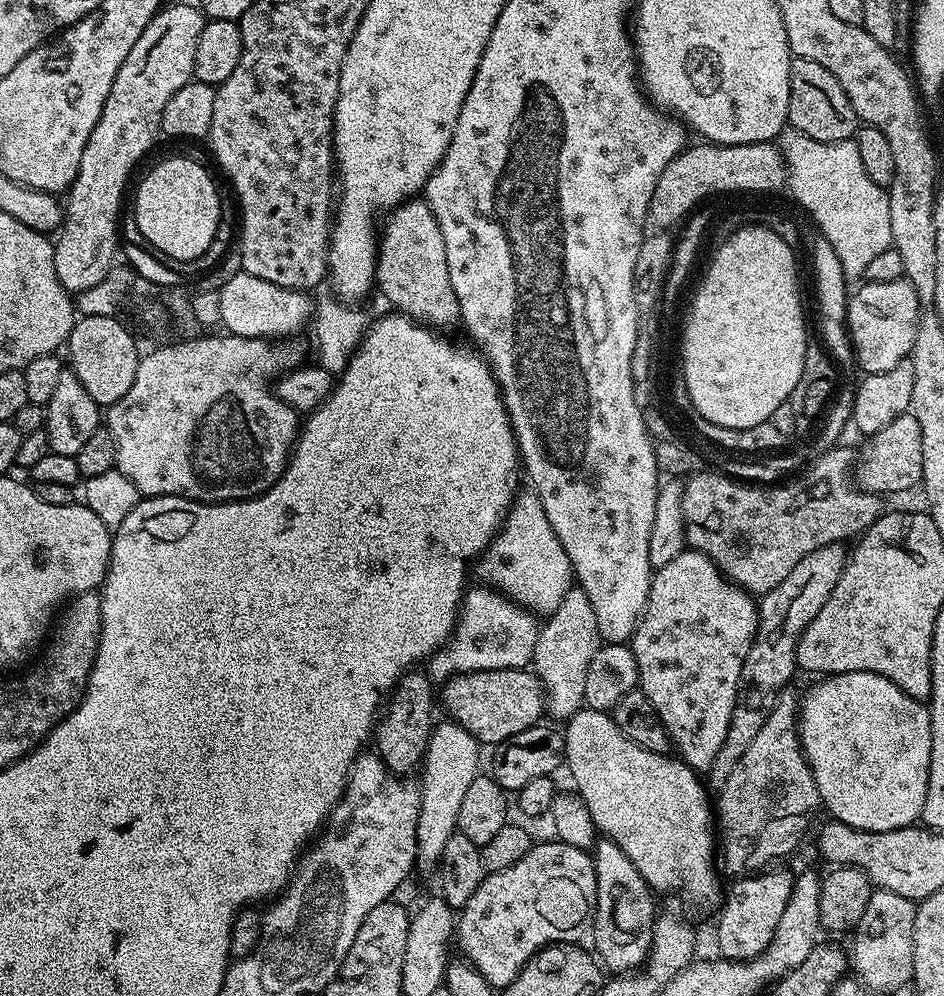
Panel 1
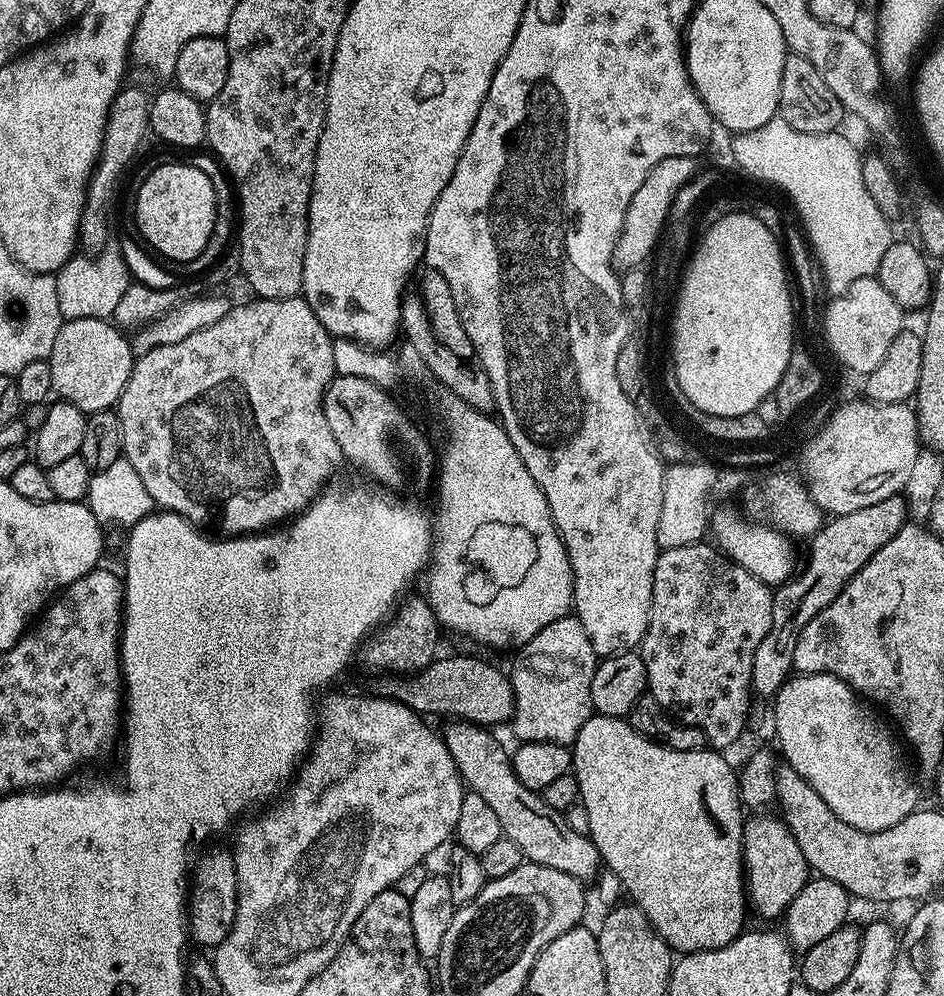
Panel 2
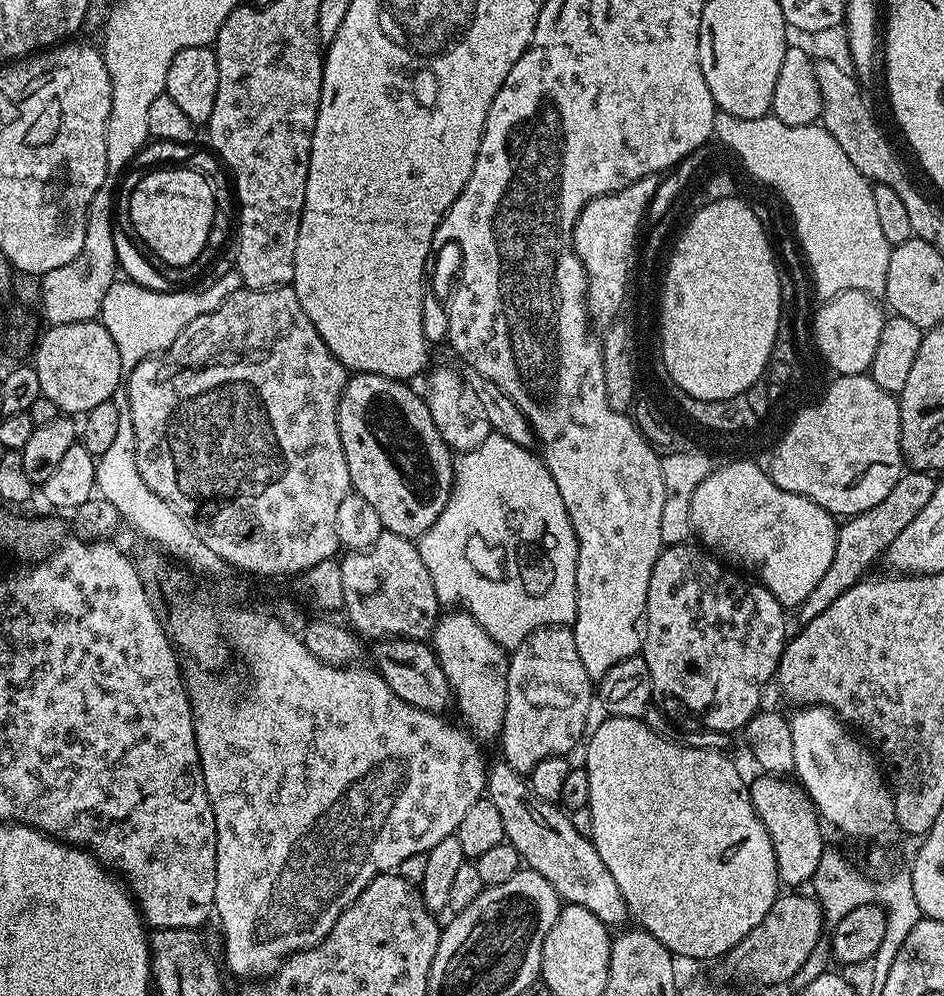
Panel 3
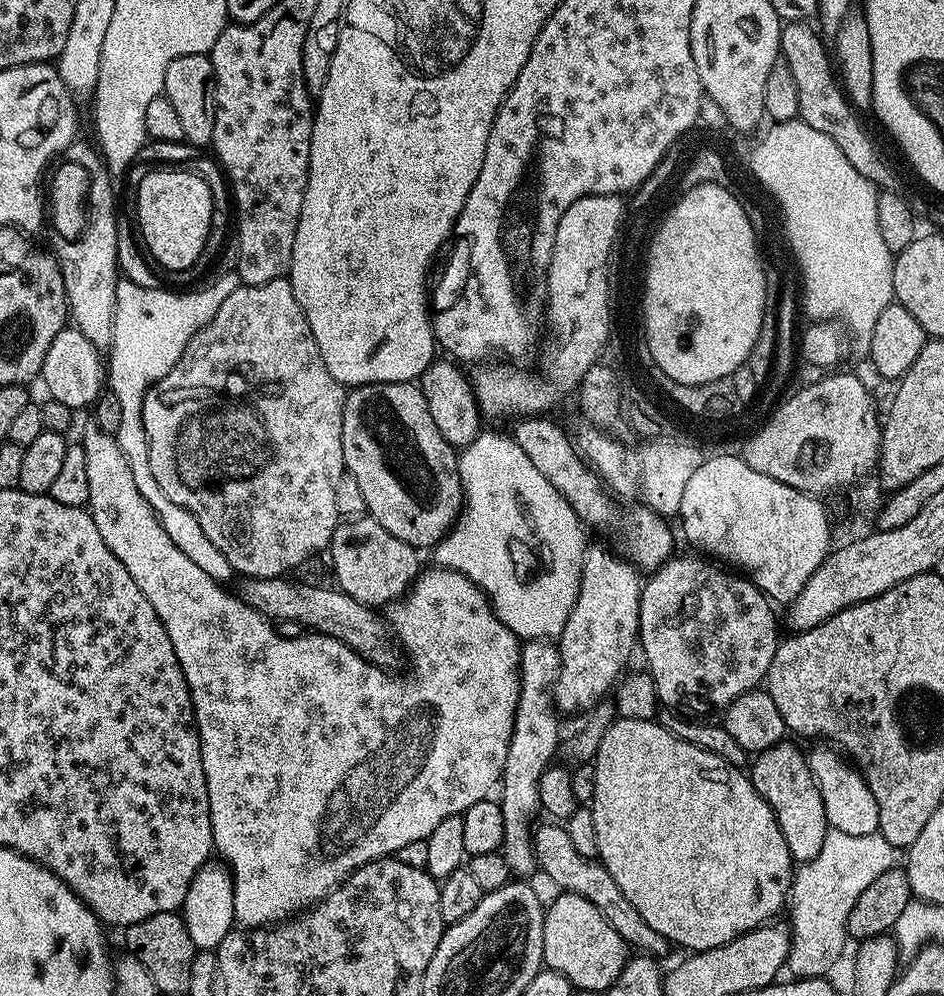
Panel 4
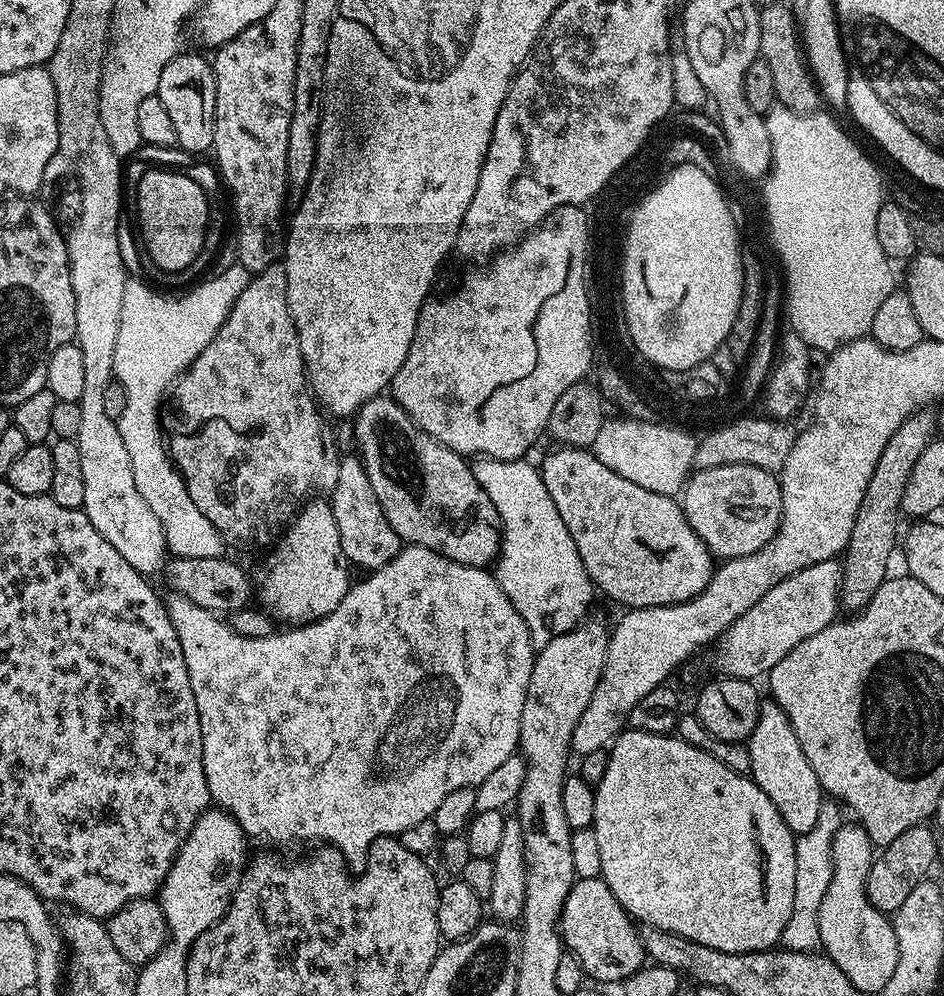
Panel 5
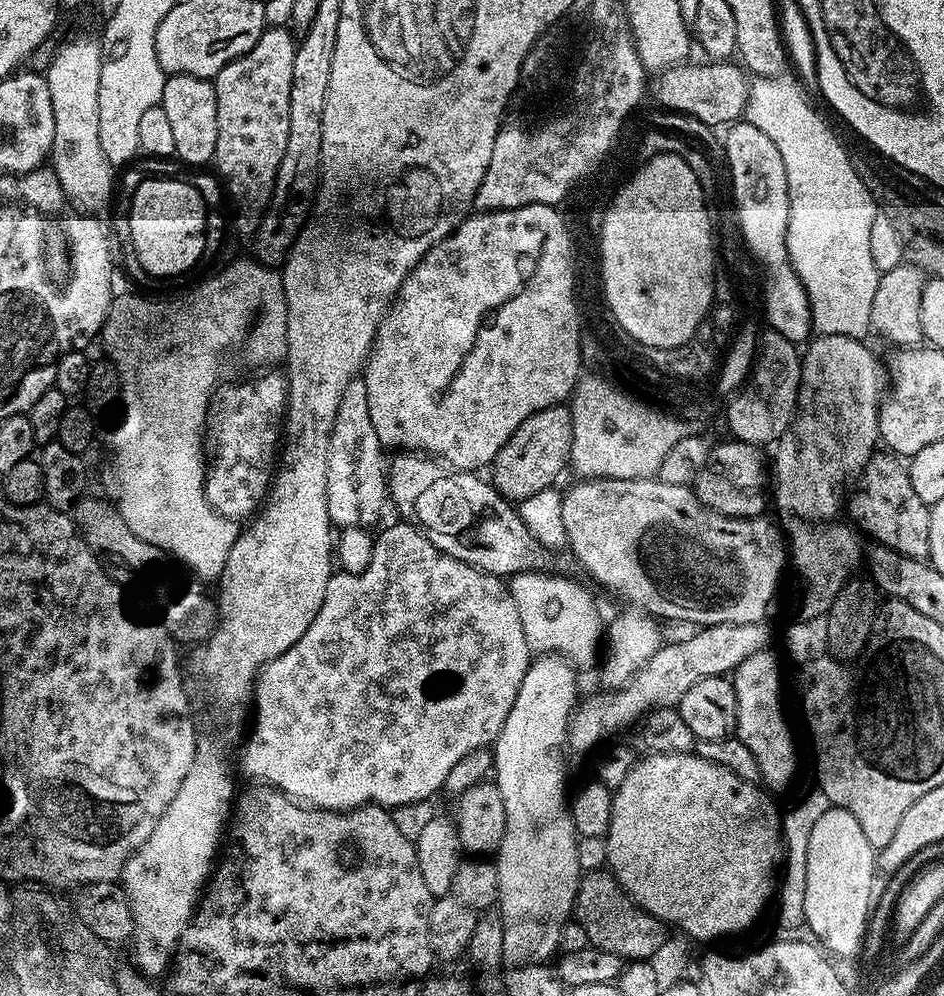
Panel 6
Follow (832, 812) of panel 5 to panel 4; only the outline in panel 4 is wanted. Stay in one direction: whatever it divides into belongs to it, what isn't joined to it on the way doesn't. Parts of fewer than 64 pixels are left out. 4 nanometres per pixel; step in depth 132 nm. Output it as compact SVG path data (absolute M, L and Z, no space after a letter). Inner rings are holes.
M837 828L831 829L826 834L826 842L822 842L822 850L818 850L818 854L813 860L803 861L795 869L792 887L790 889L790 908L792 904L792 920L790 919L790 931L792 933L792 945L788 951L788 963L786 965L787 971L795 979L819 979L829 975L828 971L835 966L840 960L840 955L844 952L844 943L849 943L850 937L848 935L848 919L850 918L850 910L854 910L854 902L858 902L858 898L862 895L862 890L866 890L866 886L870 886L870 882L874 882L876 878L886 874L891 868L897 867L898 849L890 842L886 842L886 838L882 838L879 832L874 834L842 834L842 830Z

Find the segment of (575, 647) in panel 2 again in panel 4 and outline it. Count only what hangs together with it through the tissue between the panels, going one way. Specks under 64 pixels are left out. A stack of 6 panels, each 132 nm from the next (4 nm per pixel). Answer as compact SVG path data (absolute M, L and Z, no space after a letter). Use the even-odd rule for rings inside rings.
M551 639L523 641L520 649L520 697L502 777L504 797L499 797L498 800L502 810L504 835L502 854L506 858L509 873L516 878L528 878L528 875L532 871L535 873L538 868L536 851L532 845L532 811L540 808L538 778L542 778L544 771L553 763L552 755L558 752L562 744L561 717L557 713L556 705L552 703L552 685L556 683L559 673L560 649Z

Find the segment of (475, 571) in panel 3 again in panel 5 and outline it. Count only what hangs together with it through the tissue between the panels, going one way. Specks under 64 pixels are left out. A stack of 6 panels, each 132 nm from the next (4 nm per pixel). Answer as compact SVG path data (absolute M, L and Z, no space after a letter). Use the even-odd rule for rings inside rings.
M480 458L472 464L472 473L478 478L482 490L486 490L490 502L494 502L494 510L498 510L500 515L500 554L494 561L494 575L506 598L510 598L514 610L522 614L533 645L542 649L546 642L550 642L558 634L566 634L589 615L588 607L592 604L594 585L586 574L586 566L582 566L582 558L578 558L578 546L574 546L574 538L570 538L570 530L566 530L562 514L558 514L558 506L554 506L554 498L550 498L550 490L546 490L546 482L542 482L539 467L535 463L527 464L528 462L524 458Z

